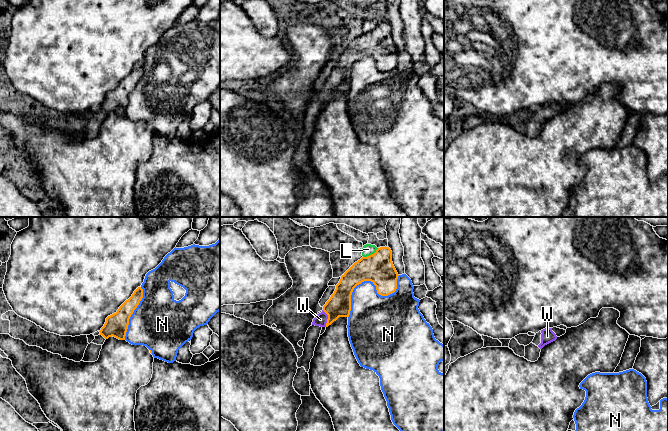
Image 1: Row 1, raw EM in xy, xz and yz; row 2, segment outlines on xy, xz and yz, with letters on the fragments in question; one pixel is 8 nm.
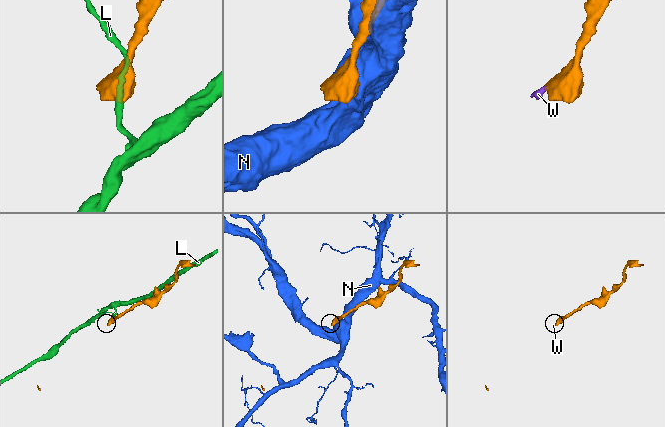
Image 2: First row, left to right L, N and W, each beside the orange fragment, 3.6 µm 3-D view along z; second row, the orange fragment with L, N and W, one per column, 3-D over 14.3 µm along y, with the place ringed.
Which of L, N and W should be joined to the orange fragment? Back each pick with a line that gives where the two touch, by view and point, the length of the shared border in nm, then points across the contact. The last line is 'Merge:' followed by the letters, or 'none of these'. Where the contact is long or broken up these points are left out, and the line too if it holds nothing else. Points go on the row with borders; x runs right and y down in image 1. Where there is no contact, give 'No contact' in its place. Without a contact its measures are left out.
W: Touches orange at xz (328, 318). Shared border 140 nm. Path across: xz (339, 305), (328, 318), (320, 319)
Merge: W

